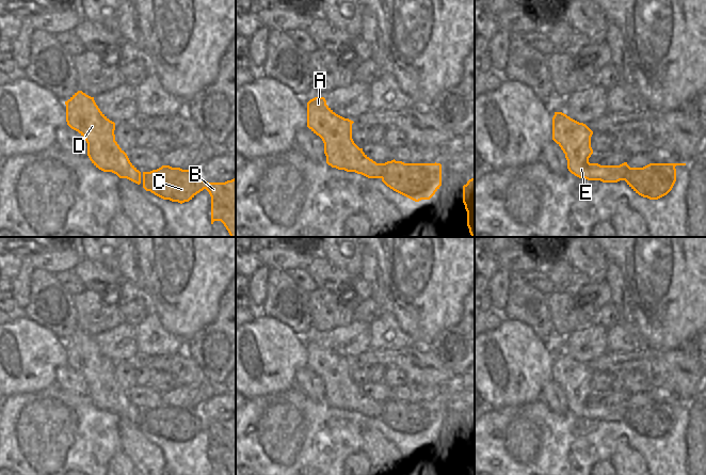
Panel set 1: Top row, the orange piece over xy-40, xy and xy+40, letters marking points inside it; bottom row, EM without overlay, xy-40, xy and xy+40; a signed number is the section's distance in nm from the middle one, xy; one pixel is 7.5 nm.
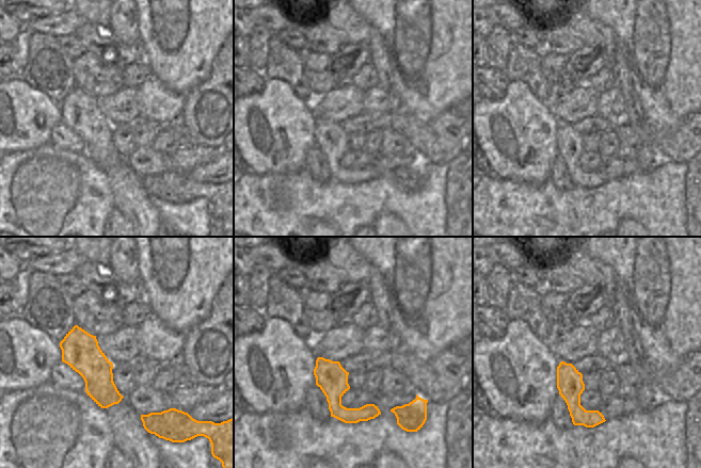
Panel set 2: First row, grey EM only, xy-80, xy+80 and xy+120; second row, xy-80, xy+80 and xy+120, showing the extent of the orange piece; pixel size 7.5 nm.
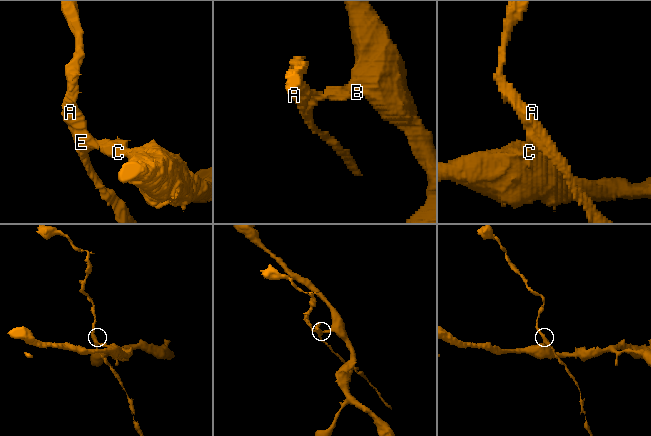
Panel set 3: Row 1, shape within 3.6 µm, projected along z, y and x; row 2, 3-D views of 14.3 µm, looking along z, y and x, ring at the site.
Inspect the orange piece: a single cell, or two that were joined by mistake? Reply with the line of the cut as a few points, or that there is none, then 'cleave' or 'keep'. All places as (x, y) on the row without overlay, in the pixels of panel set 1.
cut in xy along (384, 402), (384, 411), (381, 416); cleave

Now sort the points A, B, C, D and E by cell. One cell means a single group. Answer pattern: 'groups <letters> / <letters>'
groups A D E / B C

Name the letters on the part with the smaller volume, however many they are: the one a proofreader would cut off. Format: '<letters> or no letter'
A, D, E

